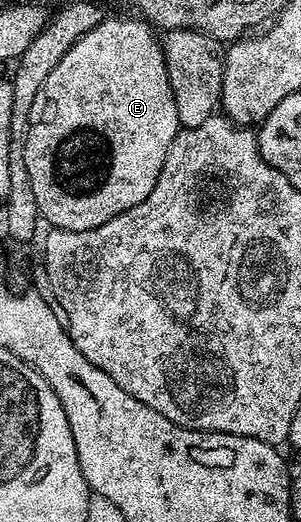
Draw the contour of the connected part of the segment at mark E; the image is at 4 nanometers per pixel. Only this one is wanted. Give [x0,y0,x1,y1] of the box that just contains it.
[25,16,182,232]

